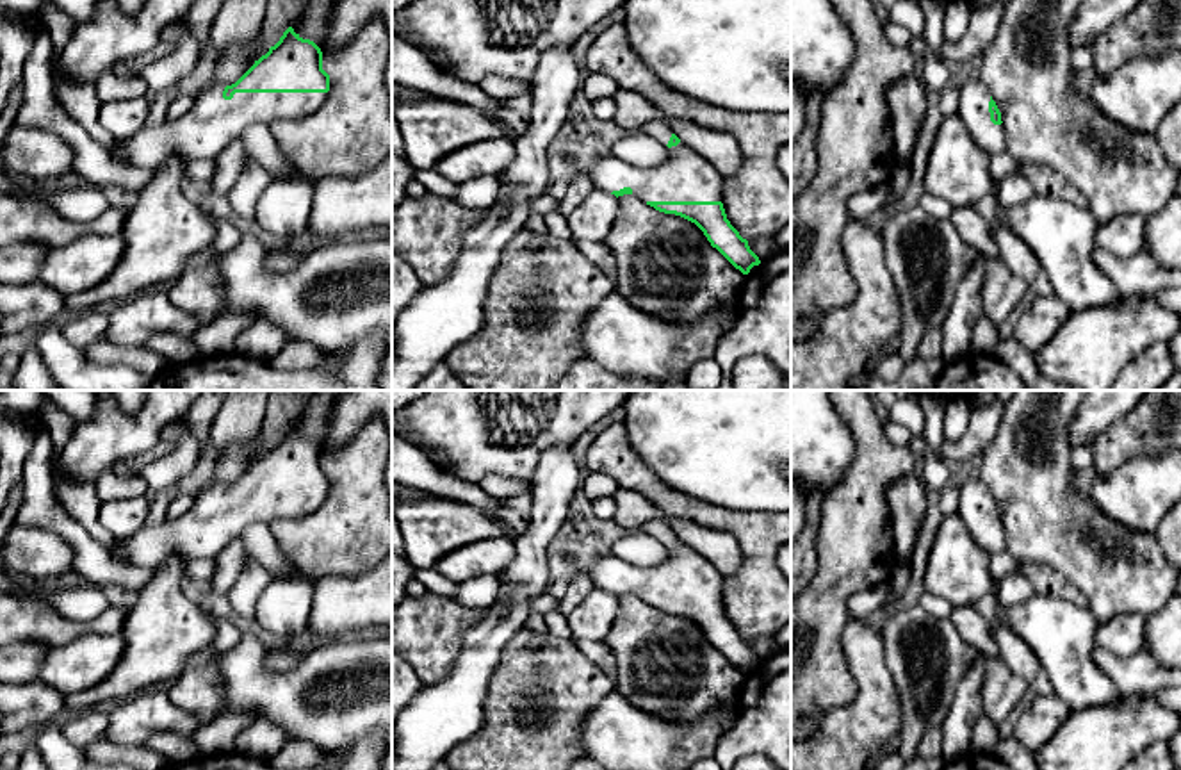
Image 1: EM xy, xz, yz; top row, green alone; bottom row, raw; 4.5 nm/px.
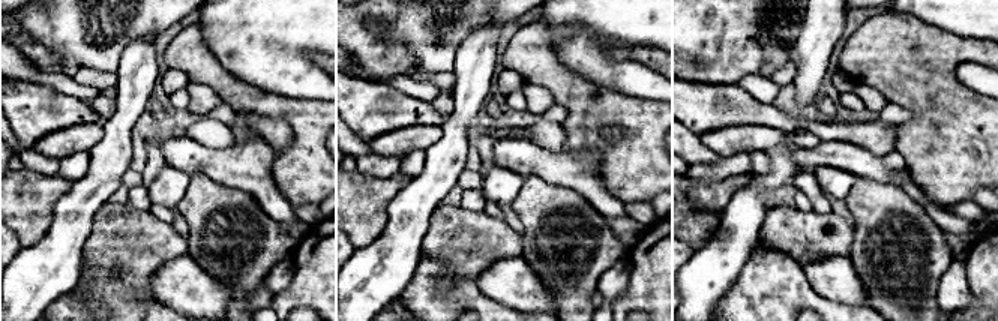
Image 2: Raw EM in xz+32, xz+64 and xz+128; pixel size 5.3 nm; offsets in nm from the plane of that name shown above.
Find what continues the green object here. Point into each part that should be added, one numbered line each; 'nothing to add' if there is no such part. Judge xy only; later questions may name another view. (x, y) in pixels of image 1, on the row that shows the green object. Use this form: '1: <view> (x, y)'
1: xy (212, 122)

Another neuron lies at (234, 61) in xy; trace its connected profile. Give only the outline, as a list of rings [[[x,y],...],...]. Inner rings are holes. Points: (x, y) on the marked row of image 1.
[[[257,37],[221,50],[216,84],[235,84],[258,61],[258,53],[262,53],[262,41]]]

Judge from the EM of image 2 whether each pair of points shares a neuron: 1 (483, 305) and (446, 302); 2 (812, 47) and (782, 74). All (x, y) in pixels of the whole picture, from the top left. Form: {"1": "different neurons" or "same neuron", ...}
{"1": "same neuron", "2": "different neurons"}

